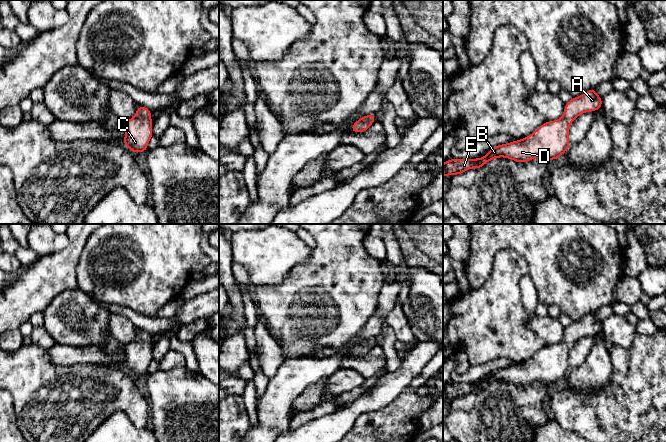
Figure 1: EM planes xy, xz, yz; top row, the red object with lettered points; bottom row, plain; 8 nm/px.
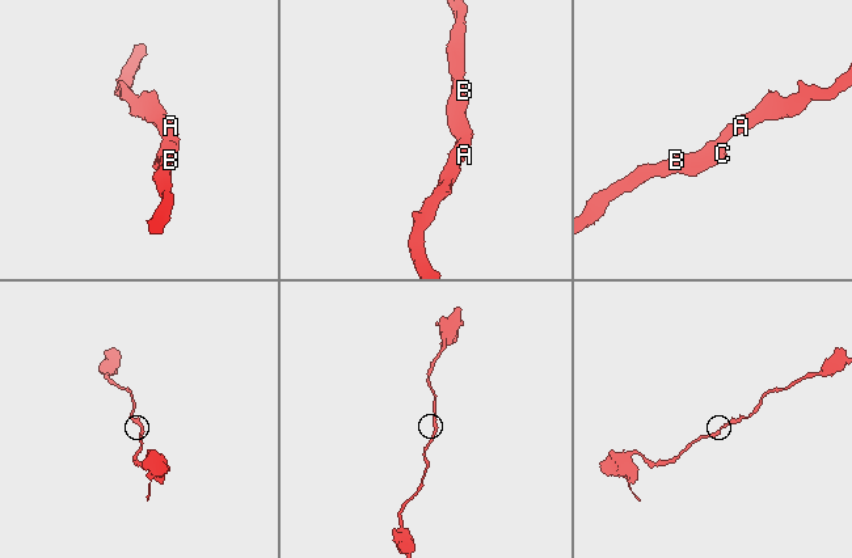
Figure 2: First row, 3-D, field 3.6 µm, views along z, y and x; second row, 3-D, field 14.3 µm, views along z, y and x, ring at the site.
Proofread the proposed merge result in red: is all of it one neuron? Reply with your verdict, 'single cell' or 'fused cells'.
single cell

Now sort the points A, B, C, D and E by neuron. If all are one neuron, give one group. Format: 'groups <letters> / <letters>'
groups A B C D E

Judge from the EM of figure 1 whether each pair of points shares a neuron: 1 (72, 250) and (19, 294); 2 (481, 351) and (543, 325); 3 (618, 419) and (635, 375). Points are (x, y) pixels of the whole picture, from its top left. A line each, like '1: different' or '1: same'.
1: same
2: different
3: same

